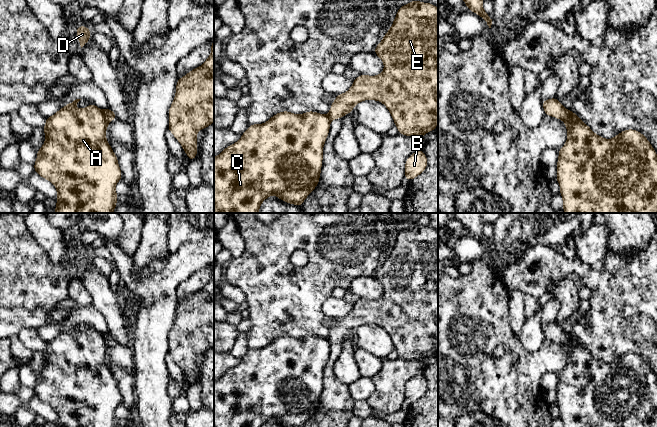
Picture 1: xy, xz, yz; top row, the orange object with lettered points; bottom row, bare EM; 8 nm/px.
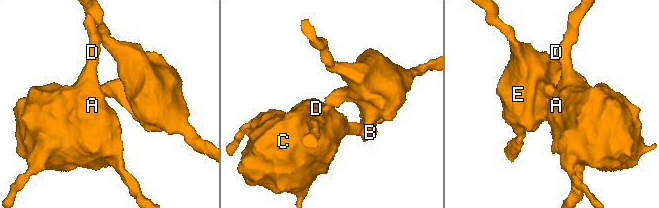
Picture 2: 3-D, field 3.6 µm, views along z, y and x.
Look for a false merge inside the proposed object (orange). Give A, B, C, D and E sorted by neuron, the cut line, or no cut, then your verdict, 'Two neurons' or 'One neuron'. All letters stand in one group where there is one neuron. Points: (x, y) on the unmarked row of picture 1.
Groups: A C D / B E. Split along xy (103, 334), (104, 341), (108, 346). Two neurons

